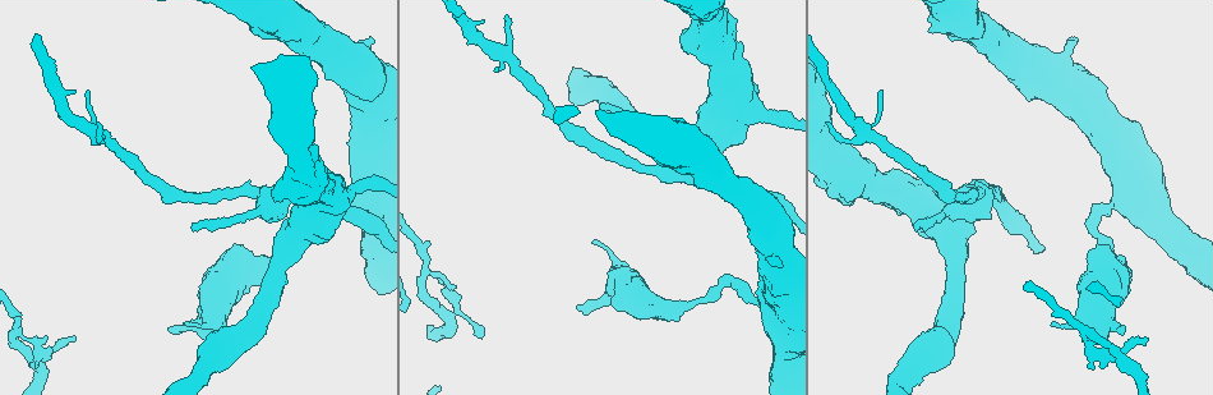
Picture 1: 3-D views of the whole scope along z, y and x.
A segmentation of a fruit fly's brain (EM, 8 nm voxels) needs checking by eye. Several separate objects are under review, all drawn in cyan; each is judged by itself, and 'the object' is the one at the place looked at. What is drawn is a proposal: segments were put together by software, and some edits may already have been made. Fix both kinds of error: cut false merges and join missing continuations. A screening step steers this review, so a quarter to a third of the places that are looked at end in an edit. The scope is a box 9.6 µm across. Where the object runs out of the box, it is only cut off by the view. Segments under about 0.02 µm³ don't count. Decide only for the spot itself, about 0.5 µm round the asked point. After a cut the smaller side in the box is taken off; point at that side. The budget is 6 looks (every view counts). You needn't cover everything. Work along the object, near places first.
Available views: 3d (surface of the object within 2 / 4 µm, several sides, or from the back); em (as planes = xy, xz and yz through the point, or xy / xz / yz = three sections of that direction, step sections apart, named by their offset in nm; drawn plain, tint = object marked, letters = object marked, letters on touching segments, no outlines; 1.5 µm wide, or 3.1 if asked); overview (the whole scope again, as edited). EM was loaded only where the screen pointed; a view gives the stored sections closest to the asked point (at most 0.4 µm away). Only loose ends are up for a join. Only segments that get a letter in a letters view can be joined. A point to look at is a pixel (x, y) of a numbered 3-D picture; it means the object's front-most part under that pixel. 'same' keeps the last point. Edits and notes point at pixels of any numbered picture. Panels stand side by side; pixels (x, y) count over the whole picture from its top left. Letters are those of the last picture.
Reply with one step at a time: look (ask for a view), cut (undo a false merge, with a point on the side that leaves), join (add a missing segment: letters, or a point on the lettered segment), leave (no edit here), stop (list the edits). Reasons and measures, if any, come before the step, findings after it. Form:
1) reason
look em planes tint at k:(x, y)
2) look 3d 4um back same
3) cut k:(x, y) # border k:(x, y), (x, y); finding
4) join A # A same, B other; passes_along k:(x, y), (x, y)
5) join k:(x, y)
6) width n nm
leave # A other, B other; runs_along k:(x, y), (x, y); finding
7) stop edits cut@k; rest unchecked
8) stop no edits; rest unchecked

sudden change in width
look 3d 4um back at 1:(857, 170)

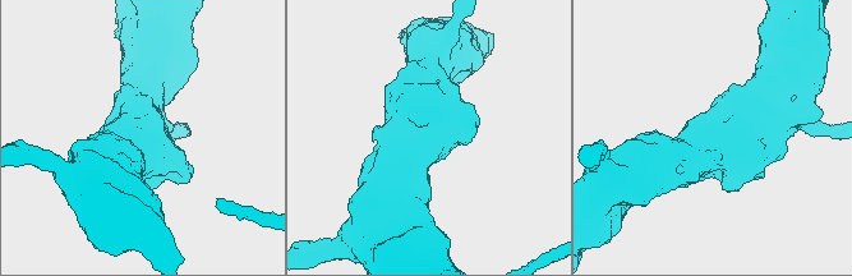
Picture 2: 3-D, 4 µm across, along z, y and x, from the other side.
shape alone is not enough
look em planes tint at 2:(418, 131)

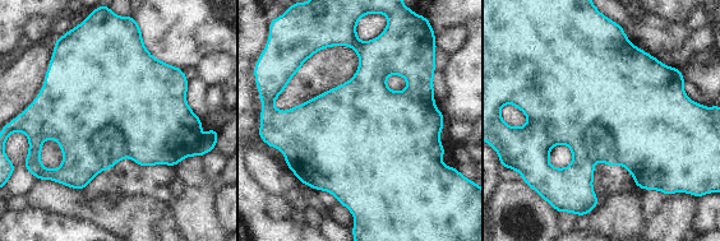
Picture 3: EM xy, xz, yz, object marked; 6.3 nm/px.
look em planes letters same

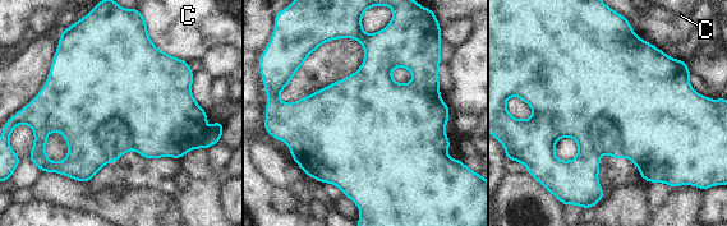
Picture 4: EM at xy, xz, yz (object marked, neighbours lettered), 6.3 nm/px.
width 750 nm; longest_contact C 180 nm
leave # C other; one neuron here

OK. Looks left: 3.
branch stops here
look em planes letters at 1:(1108, 245)

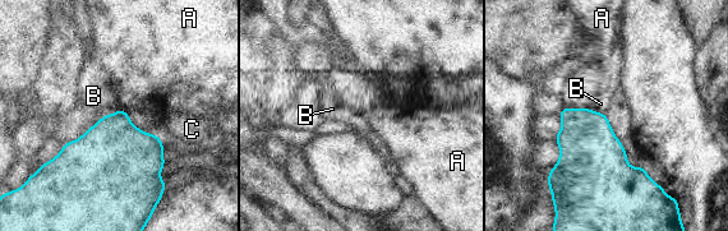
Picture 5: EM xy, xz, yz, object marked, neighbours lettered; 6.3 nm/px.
leave # A other, B other, C other; border 5:(579, 107), (604, 114); no lettered segment goes on from it

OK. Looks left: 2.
arms run side by side
look em xy step 8 tint at 1:(425, 276)

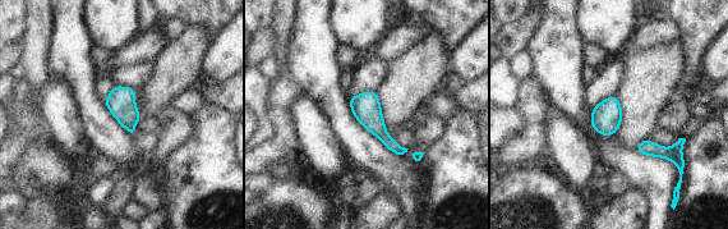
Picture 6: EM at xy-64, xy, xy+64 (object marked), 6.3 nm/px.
see the neighbours
look em xy step 8 letters same

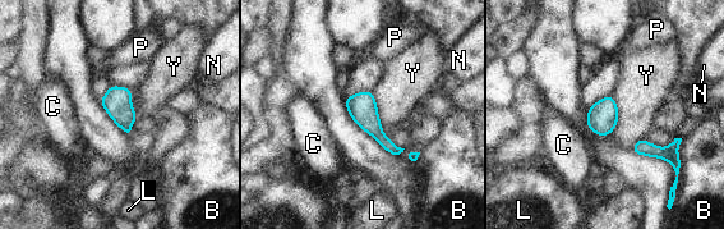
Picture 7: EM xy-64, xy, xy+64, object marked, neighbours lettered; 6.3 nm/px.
longest_contact Y 320 nm
leave # B other, C other, L other, N other, P other, Y other; border 7:(370, 91), (386, 137); one neuron here

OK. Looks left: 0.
stop no edits; rest unchecked

